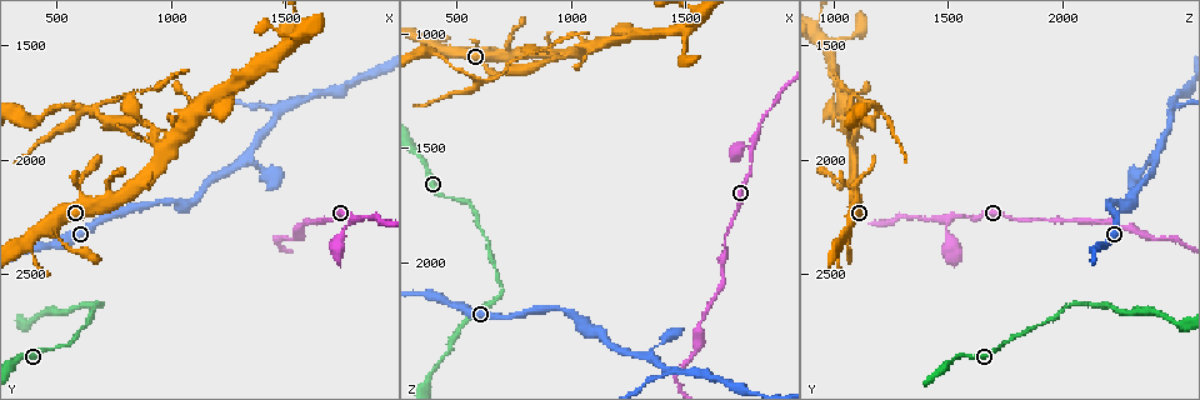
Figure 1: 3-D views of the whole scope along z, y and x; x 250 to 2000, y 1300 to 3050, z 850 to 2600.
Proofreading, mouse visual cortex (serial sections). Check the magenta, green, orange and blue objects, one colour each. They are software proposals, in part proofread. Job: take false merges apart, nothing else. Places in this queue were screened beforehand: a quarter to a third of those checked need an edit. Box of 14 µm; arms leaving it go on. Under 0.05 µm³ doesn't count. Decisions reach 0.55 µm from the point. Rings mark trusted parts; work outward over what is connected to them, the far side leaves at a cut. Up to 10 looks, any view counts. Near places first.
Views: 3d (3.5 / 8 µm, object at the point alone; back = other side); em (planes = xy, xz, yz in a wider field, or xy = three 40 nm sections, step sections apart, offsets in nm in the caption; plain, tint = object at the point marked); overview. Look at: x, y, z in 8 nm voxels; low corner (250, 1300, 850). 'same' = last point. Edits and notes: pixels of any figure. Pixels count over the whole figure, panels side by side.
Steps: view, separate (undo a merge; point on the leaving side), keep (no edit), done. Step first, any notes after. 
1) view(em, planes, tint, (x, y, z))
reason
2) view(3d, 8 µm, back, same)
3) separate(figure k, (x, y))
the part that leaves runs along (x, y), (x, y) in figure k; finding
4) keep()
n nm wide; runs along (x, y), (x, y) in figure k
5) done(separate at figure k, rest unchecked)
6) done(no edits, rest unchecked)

view(3d, 3.5 µm, (710, 2640, 2130))
abrupt turn

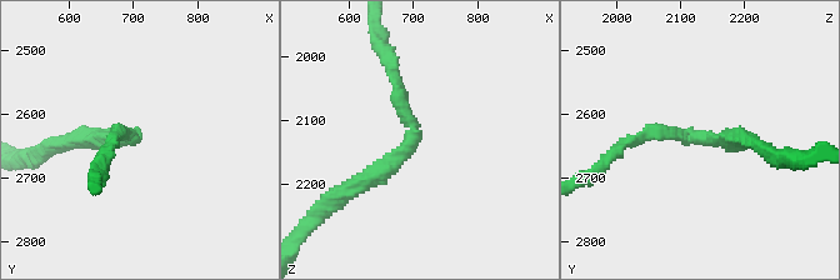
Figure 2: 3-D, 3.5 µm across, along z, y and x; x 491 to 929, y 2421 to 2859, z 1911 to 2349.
view(em, xy, step 2, tint, (705, 2635, 2125))
arms of 150, 250 nm; shape alone is not enough

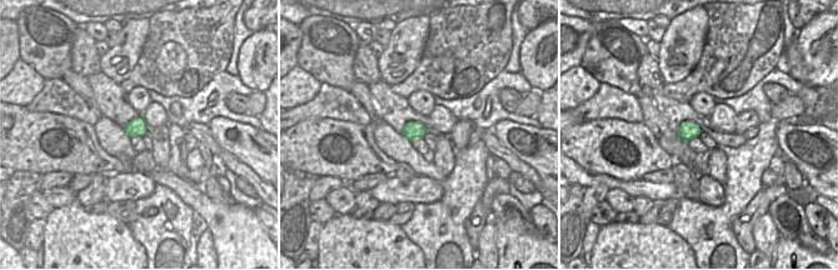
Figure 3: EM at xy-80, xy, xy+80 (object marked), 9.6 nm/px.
separate(figure 2, (393, 169))
the part that leaves runs along (415, 131), (373, 180), (323, 209) in figure 2; two cells meet here

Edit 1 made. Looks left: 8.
view(3d, 3.5 µm, (920, 1880, 1100))
three-way junction

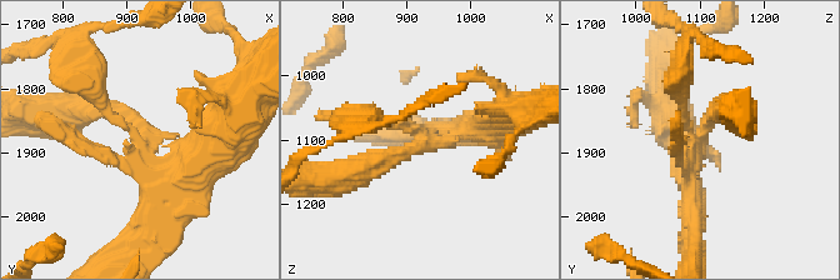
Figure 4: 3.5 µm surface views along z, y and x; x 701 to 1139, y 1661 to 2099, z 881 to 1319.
view(em, xy, step 1, tint, (925, 1885, 1095))
now the EM

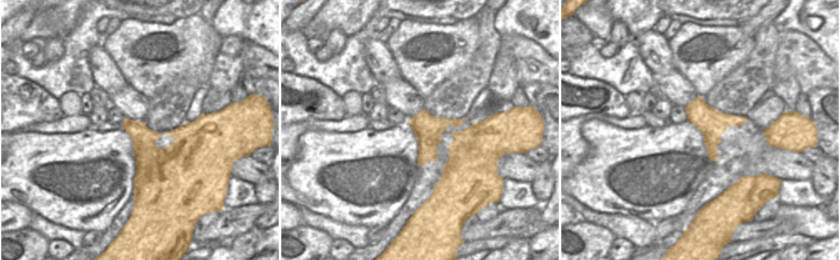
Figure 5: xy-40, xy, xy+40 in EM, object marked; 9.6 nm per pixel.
separate(figure 4, (371, 163))
260 nm wide; the part that leaves runs along (408, 150), (350, 176), (315, 180) in figure 4; two cells meet here

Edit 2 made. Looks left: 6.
view(3d, 3.5 µm, (1800, 2260, 1520))
two arms in line, one across

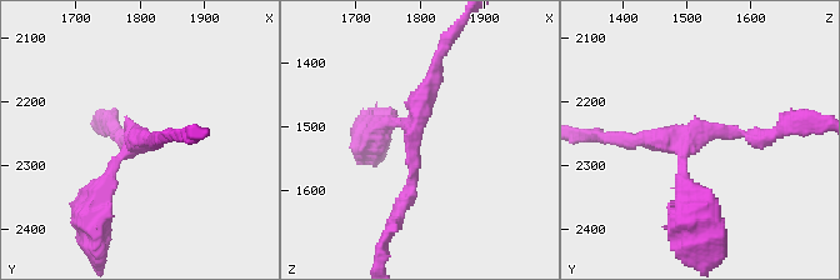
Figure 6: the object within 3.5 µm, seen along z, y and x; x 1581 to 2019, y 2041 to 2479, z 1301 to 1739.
view(em, xy, step 2, tint, (1785, 2240, 1530))
3 arms; arms of 150, 200, 250 nm; need the tissue

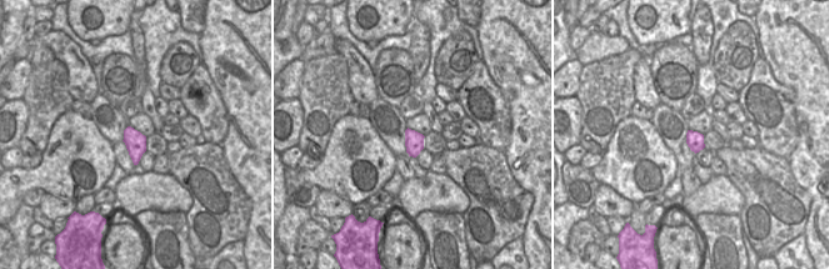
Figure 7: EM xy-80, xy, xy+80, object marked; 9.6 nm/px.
view(em, planes, tint, same)
another direction

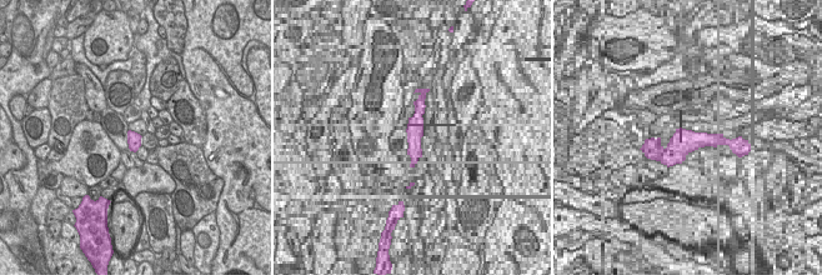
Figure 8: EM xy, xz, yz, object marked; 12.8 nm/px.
keep()
runs along (781, 126), (704, 130), (681, 156), (691, 195) in figure 6; one cell here

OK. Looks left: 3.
view(3d, 3.5 µm, (1320, 1990, 2420))
sharp bend

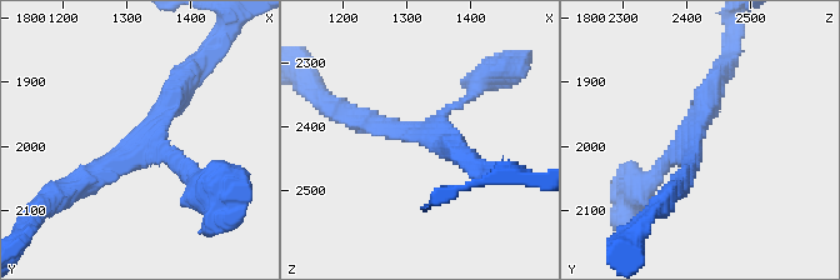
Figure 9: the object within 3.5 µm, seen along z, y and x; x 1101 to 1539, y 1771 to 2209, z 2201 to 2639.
view(em, xy, step 3, tint, (1315, 1995, 2410))
3 arms; arms of 150, 250, 300 nm; now the EM

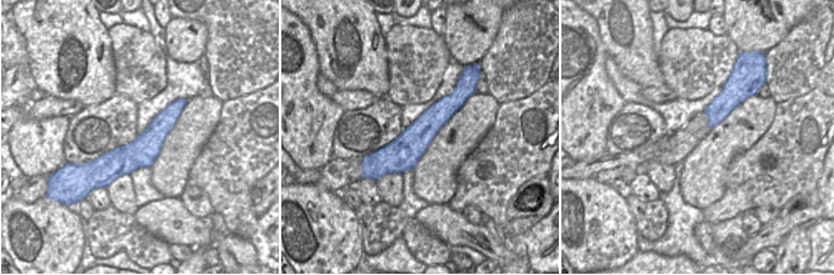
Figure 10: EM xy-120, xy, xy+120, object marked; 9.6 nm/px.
keep()
runs along (460, 100), (395, 158), (374, 163) in figure 10; all the same cell

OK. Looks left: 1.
done(separate at figure 2, separate at figure 4, rest unchecked)

